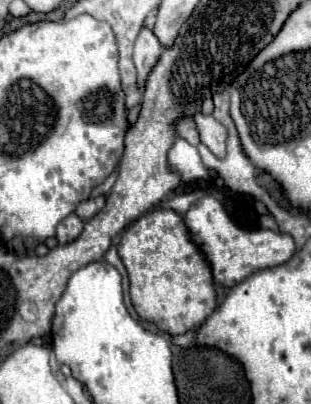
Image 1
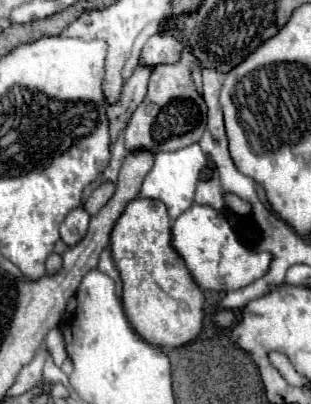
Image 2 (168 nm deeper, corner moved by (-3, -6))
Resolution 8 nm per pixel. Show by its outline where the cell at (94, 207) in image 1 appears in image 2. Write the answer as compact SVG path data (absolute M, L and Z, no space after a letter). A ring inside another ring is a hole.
M102 182L94 192L92 192L92 196L86 200L86 204L84 204L84 208L88 210L88 214L90 216L94 216L94 214L98 214L98 210L108 202L108 198L114 194L114 184L112 182Z

